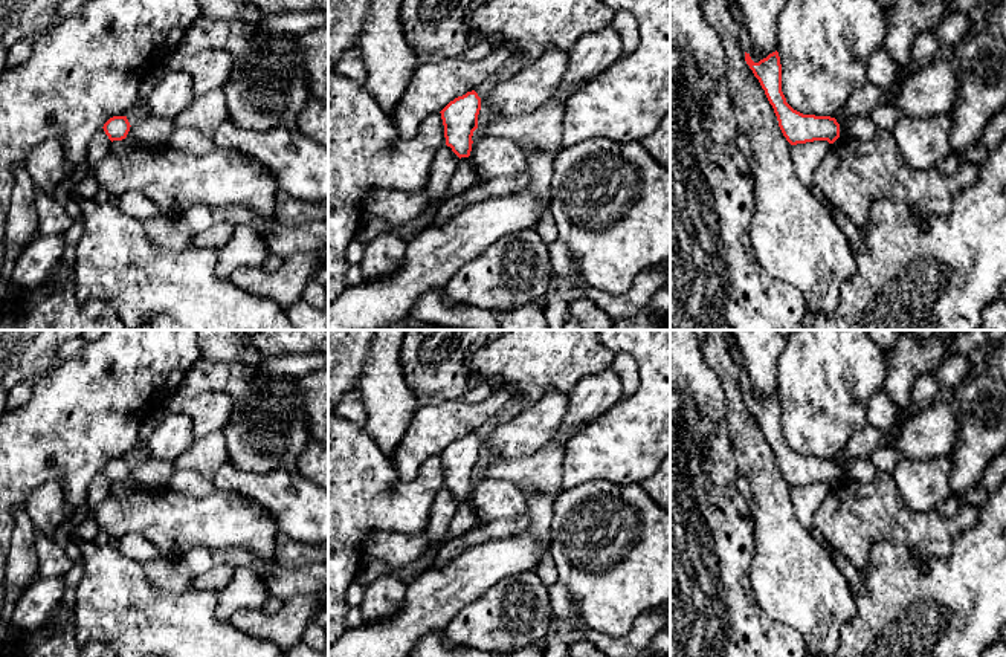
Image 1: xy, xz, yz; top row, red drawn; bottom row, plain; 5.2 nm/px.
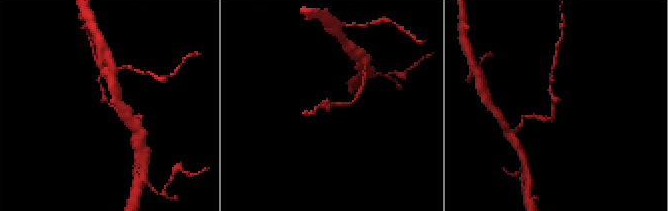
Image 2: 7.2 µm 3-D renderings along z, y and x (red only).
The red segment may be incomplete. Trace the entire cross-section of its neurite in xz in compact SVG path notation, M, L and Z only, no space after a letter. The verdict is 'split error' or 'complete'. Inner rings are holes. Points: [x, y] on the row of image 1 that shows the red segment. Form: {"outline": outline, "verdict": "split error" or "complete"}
{"outline": "M475 90L450 101L440 113L444 125L446 145L461 159L472 151L472 136L478 128L481 98Z", "verdict": "complete"}

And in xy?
{"outline": "M113 116L104 124L104 131L108 136L108 139L113 141L122 141L127 138L130 131L130 122L127 116Z", "verdict": "complete"}

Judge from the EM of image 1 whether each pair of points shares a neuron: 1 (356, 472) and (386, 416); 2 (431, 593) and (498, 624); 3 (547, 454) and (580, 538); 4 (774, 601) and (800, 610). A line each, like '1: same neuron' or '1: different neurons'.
1: different neurons
2: different neurons
3: different neurons
4: same neuron

